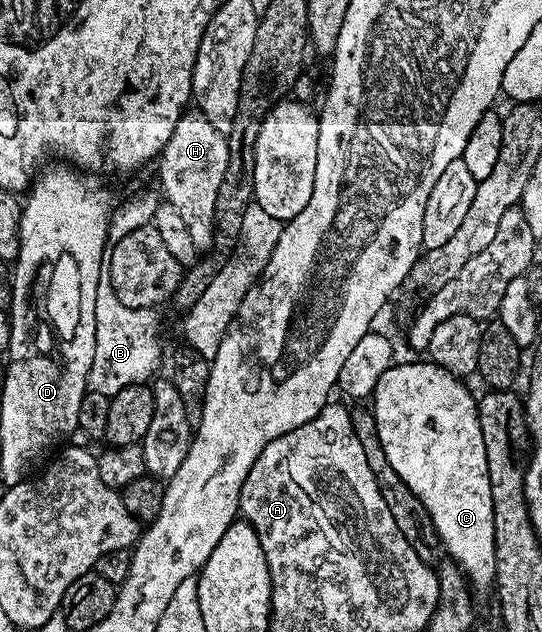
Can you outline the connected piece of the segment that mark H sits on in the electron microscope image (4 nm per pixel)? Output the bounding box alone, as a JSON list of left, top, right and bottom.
[158,109,229,249]

